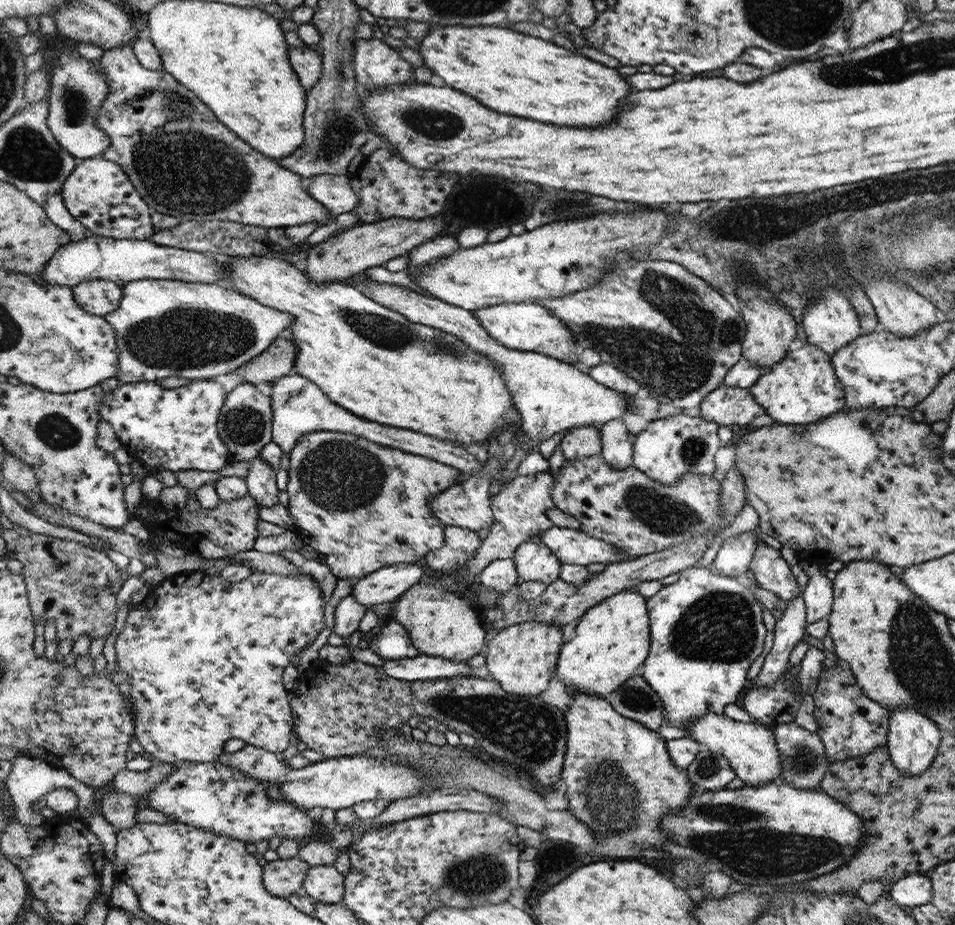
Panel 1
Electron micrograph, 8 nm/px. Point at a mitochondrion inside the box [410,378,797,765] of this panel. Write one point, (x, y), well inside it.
(720, 626)

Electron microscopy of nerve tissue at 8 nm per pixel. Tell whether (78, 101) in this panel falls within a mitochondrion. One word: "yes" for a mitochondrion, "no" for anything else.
yes

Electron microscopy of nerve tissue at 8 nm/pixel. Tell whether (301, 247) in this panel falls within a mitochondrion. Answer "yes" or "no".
no

